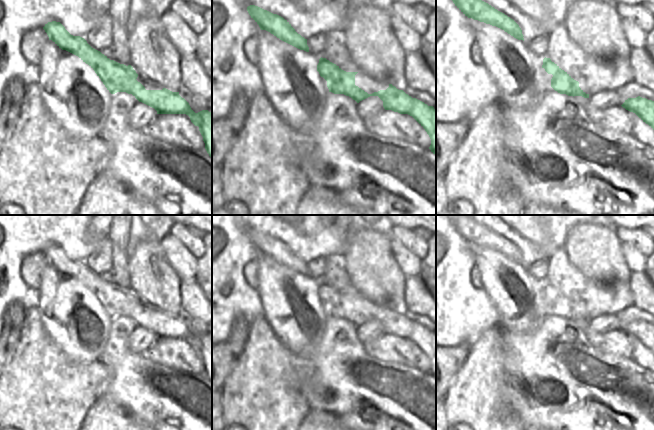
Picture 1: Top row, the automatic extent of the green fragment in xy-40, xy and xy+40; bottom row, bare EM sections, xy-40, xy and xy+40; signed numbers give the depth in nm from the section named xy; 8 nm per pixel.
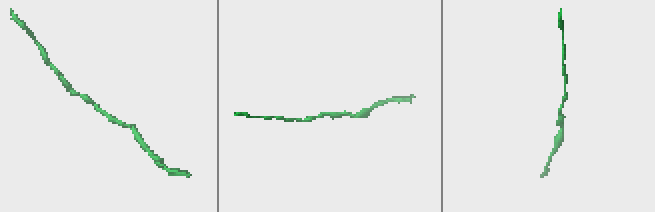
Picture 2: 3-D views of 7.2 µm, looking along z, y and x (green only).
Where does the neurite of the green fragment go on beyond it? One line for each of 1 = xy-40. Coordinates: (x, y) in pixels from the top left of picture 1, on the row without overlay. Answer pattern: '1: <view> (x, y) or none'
1: none

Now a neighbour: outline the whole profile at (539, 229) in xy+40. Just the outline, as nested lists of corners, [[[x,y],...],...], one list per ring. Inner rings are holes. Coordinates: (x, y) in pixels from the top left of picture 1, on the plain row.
[[[497,215],[524,238],[546,244],[553,239],[561,215]]]

